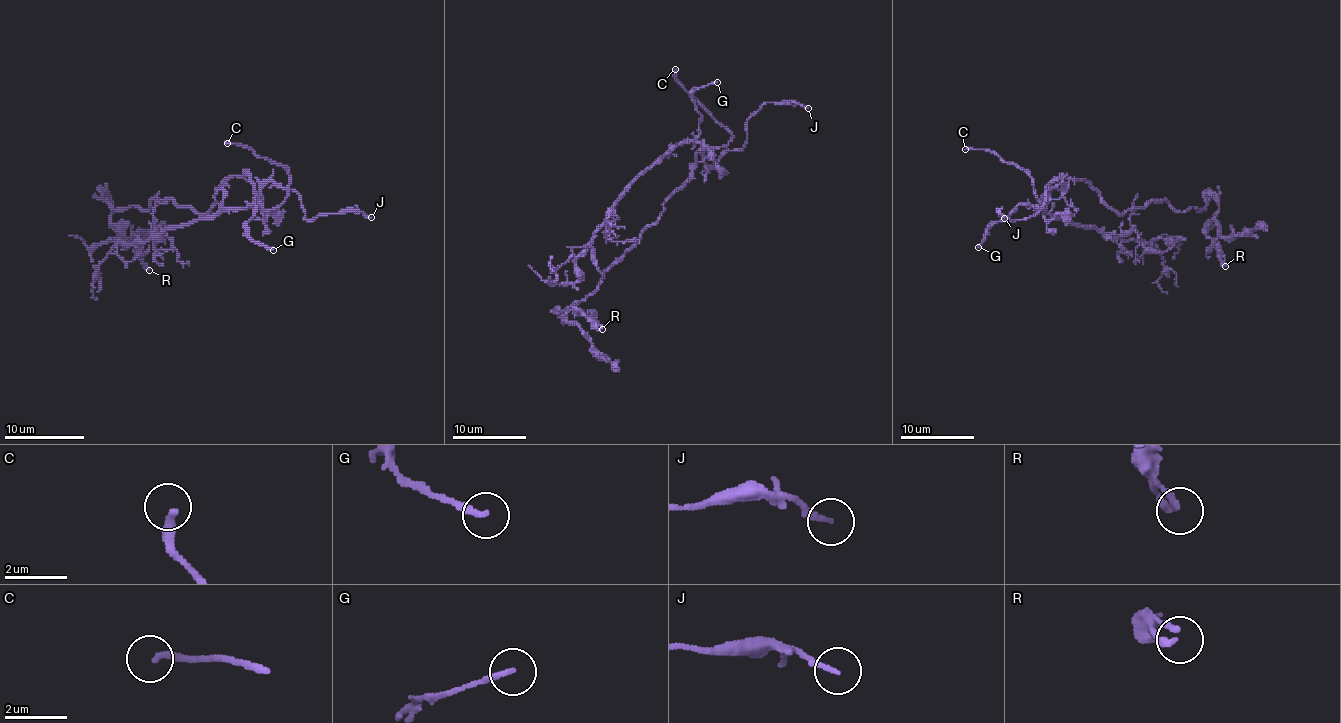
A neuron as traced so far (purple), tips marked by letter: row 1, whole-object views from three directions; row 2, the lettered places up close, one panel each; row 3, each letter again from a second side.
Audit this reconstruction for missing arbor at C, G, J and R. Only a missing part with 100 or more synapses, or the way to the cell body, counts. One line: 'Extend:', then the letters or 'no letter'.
Extend: C

